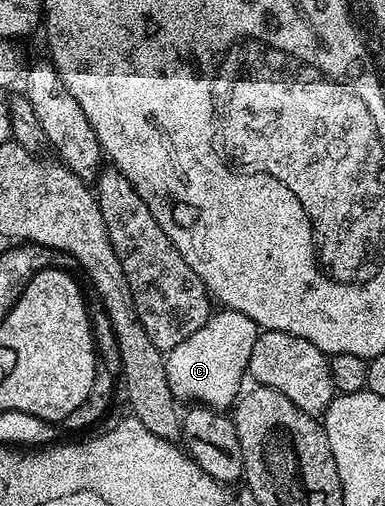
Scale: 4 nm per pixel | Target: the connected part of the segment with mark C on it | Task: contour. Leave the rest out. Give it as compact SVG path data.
M217 309L198 332L186 336L182 344L167 351L164 368L173 398L189 398L189 403L213 408L231 407L245 385L257 333L257 324L250 316L237 310Z

